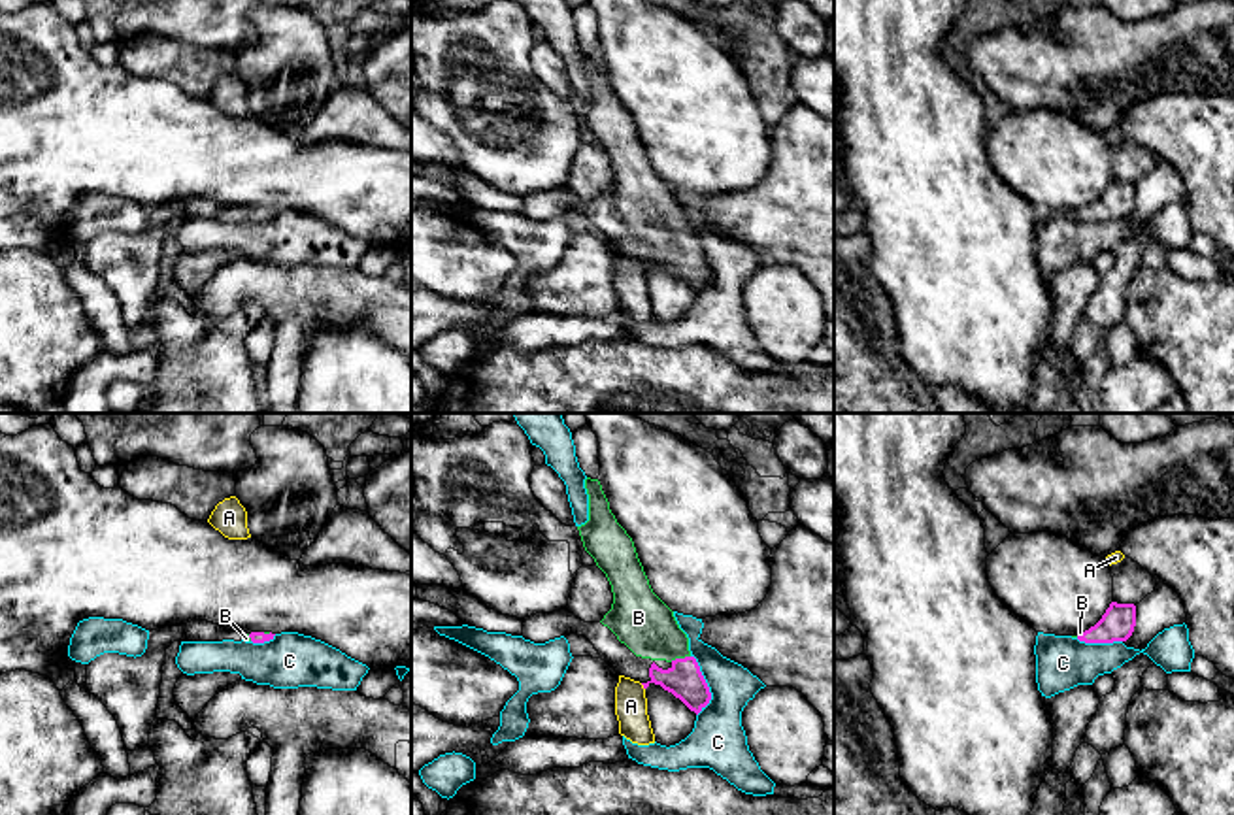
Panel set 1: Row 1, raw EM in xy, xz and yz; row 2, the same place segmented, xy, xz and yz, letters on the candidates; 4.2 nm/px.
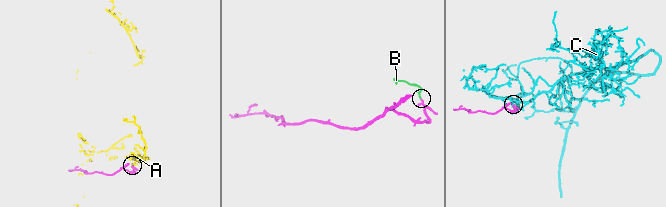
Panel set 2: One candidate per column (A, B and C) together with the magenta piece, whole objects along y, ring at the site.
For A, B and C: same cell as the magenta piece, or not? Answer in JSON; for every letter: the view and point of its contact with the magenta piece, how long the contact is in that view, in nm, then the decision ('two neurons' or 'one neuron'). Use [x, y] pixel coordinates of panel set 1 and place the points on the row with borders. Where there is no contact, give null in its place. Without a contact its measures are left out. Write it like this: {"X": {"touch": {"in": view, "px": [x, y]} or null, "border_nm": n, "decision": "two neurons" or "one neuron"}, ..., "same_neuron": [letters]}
{"A": {"touch": {"in": "xz", "px": [644, 687]}, "border_nm": 40, "decision": "two neurons"}, "B": {"touch": {"in": "xz", "px": [680, 659]}, "border_nm": 90, "decision": "one neuron"}, "C": {"touch": {"in": "xz", "px": [706, 685]}, "border_nm": 260, "decision": "two neurons"}, "same_neuron": ["B"]}

